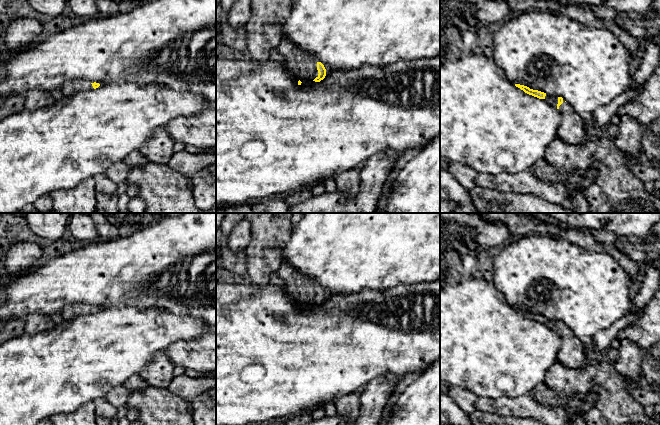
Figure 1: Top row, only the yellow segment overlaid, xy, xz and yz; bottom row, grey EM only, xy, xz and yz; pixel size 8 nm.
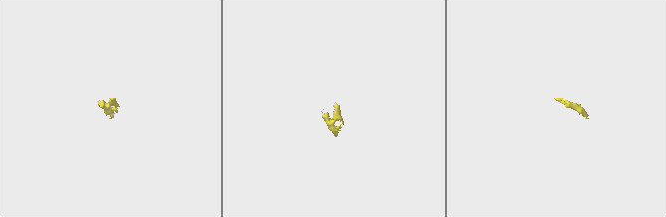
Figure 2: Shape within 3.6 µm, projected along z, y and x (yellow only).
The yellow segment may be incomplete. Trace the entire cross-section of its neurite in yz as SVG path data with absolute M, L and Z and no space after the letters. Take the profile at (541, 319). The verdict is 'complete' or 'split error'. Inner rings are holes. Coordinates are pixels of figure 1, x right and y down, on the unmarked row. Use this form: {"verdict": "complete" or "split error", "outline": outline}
{"verdict": "split error", "outline": "M515 308L515 310L529 319L539 323L544 323L551 330L558 333L561 344L558 351L557 360L563 365L570 368L580 369L590 362L585 354L583 339L579 339L562 321L550 320L544 316L533 314L520 308Z"}

